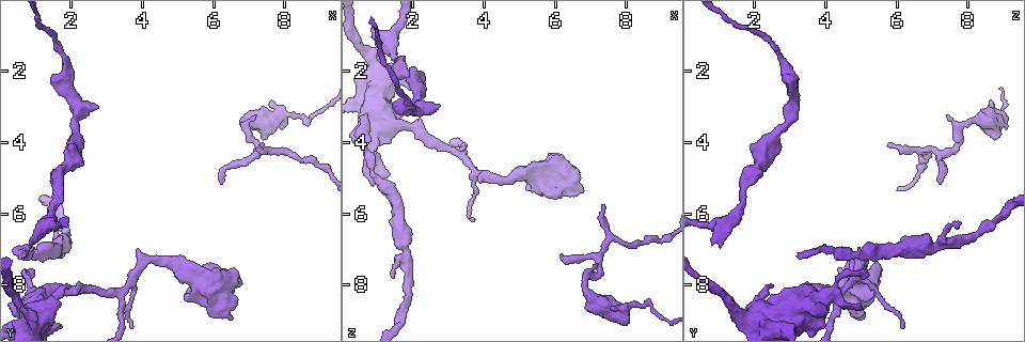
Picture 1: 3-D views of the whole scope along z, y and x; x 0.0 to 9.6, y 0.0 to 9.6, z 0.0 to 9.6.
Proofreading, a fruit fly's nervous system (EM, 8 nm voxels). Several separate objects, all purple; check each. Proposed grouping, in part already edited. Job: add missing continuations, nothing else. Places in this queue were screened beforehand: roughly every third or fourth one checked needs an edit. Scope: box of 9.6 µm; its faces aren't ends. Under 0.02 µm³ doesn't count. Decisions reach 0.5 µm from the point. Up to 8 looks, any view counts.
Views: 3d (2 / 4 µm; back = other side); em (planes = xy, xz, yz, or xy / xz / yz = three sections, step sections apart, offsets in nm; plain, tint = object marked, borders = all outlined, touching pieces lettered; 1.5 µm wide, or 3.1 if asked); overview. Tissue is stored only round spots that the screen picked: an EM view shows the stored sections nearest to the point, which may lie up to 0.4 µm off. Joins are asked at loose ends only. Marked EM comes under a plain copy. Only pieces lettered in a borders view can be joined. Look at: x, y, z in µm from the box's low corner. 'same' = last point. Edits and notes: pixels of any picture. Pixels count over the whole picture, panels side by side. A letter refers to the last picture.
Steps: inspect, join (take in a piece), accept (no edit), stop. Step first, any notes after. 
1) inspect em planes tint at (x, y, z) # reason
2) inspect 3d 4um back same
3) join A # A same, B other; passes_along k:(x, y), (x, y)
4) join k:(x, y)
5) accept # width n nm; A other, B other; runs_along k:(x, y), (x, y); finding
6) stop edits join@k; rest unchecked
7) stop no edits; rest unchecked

inspect em planes borders at (6.20, 5.20, 7.25) # tapers out

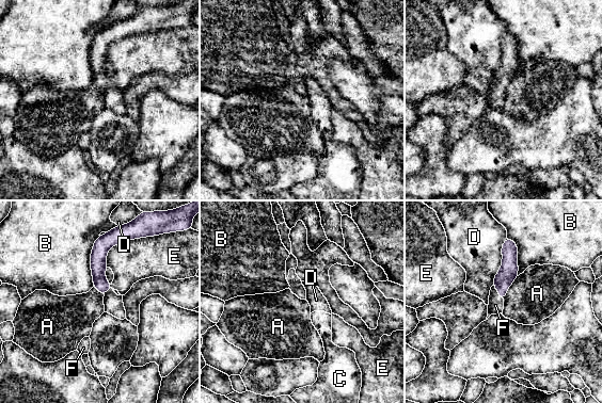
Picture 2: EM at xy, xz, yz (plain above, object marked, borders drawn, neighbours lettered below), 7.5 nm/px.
join F # A other, B other, C other, D other, E other, F same; passes_along 2:(504, 278), (498, 293), (495, 305); it goes on there

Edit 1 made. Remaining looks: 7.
inspect overview # redraw

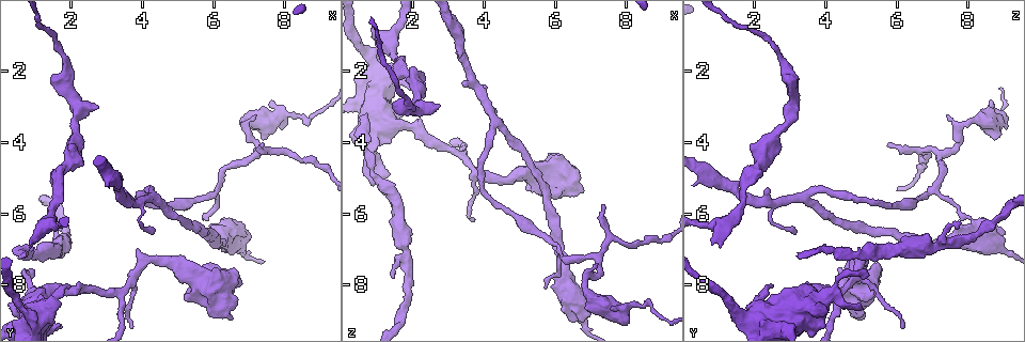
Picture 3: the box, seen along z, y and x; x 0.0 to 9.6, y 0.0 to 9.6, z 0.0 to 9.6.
inspect 3d 2um at (2.70, 3.05, 3.00) # free end

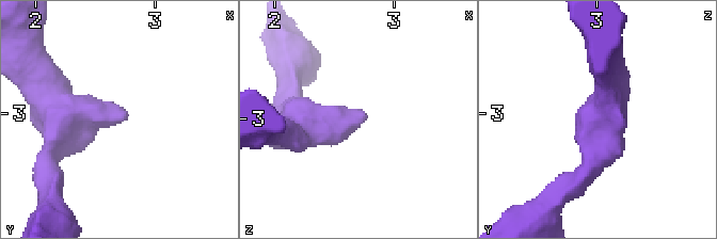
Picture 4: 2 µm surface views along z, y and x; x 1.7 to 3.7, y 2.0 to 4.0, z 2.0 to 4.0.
inspect em xy step 8 borders at (2.78, 2.98, 2.98)

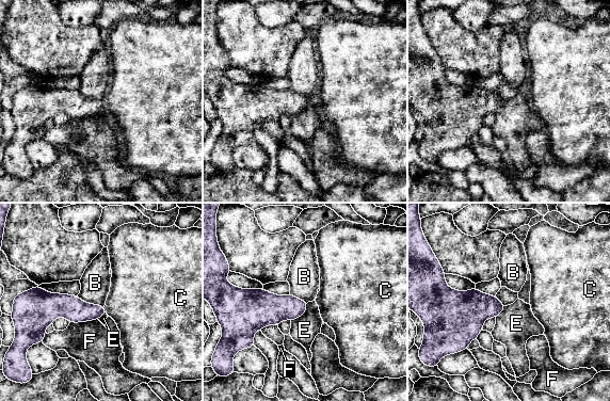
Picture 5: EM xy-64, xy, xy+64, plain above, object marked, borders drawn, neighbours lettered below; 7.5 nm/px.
accept # B other, C other, E other, F other; border 5:(103, 306), (107, 313); none of them fits

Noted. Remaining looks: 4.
inspect em xy step 4 borders at (0.90, 6.85, 0.85) # free end

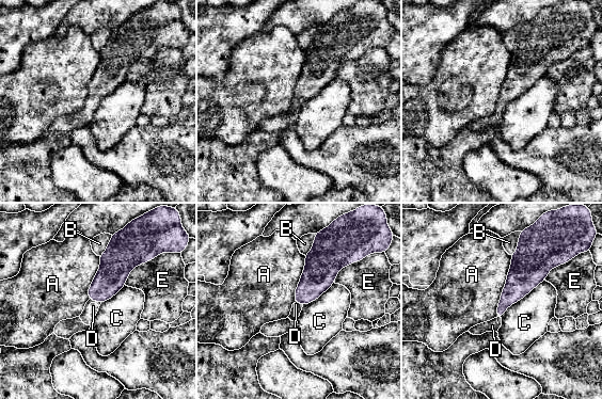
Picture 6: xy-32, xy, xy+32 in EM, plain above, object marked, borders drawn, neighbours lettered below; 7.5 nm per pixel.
join D # longest_contact A 480 nm; A other, B other, C other, D same, E other; passes_along 6:(317, 276), (299, 303), (298, 307); the cell continues

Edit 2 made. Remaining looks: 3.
stop edits join@2, join@6; rest unchecked

